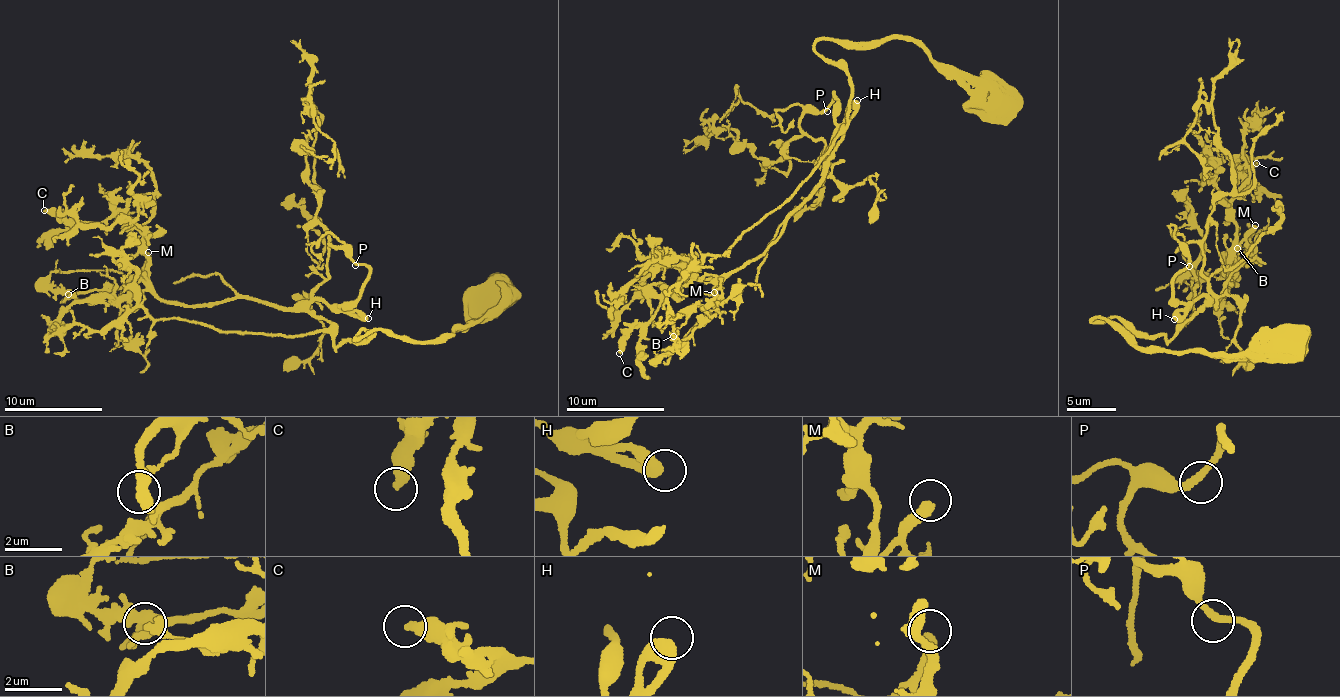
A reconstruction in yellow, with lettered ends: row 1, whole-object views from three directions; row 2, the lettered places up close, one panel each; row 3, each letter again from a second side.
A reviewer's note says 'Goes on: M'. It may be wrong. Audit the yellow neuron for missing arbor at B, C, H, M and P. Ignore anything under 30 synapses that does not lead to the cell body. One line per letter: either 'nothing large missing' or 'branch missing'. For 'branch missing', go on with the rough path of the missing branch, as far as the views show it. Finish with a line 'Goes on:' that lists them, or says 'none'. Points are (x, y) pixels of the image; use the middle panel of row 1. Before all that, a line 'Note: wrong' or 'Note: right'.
Note: right
B: nothing large missing
C: nothing large missing
H: nothing large missing
M: branch missing; course (714, 292), (700, 324), (692, 327), (653, 371), (652, 401)
P: nothing large missing
Goes on: M

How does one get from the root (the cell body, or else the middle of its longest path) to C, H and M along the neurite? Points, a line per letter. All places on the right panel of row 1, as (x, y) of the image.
C: (1291, 344), (1265, 358), (1159, 349), (1090, 318), (1166, 340), (1216, 304), (1231, 286), (1231, 205), (1256, 163)
H: (1291, 344), (1265, 358), (1159, 349), (1090, 318), (1170, 339), (1204, 297), (1174, 319)
M: (1291, 344), (1265, 358), (1159, 349), (1090, 318), (1170, 339), (1231, 286), (1227, 260), (1255, 225)

